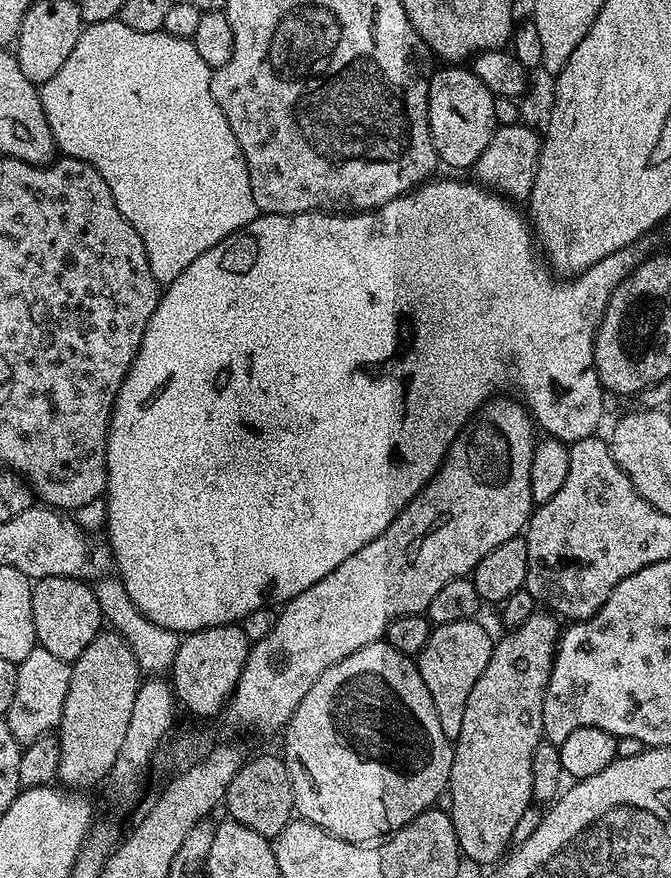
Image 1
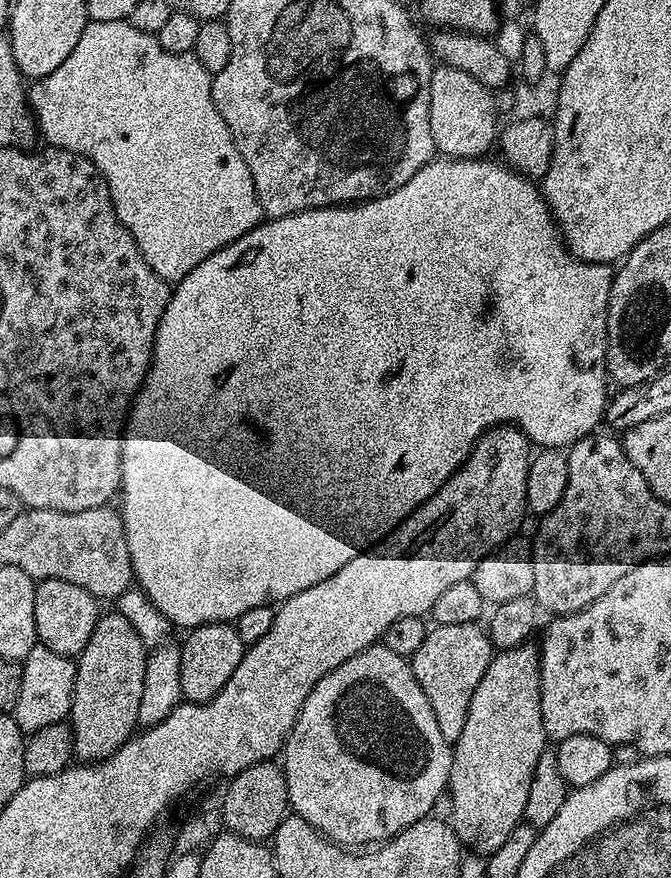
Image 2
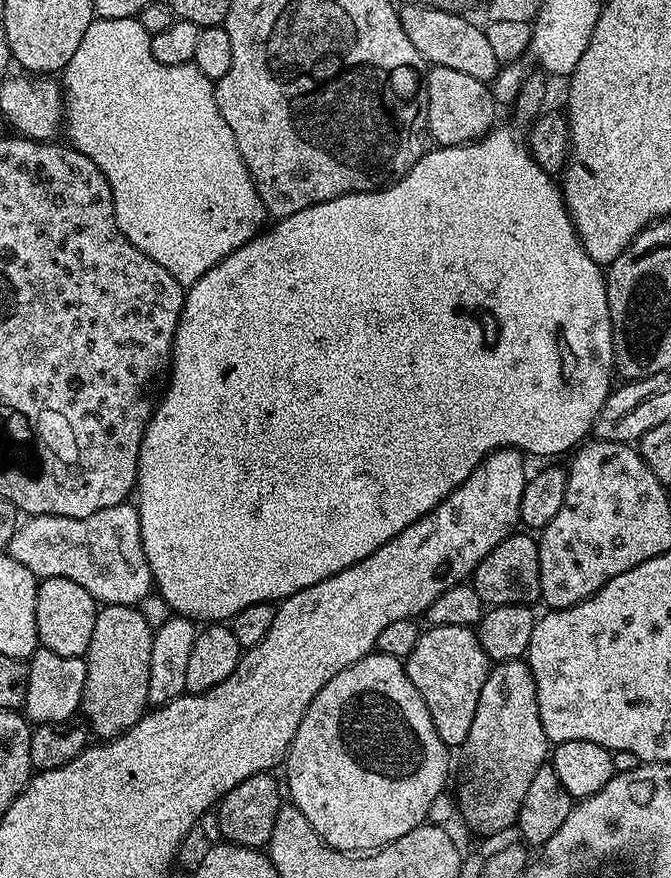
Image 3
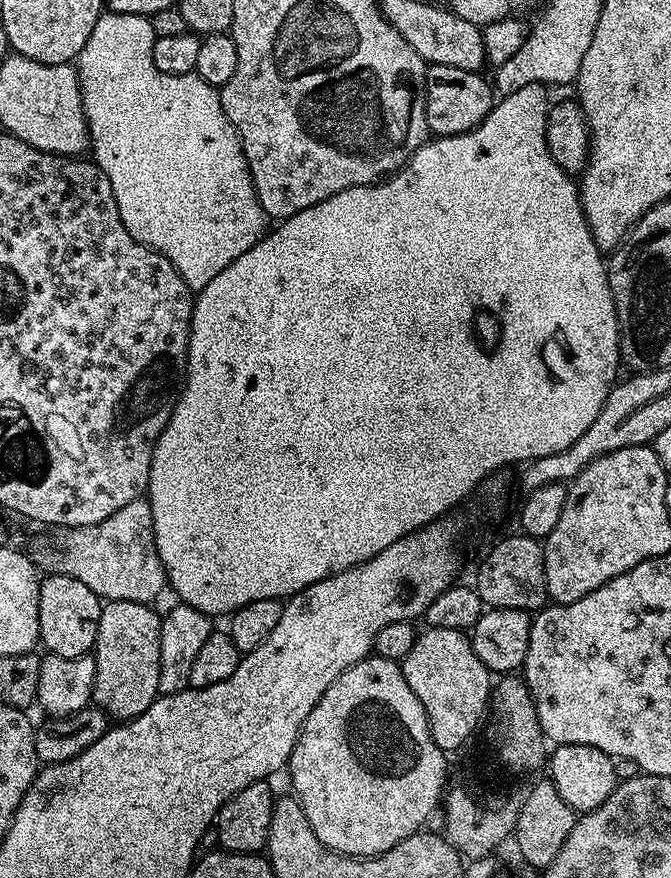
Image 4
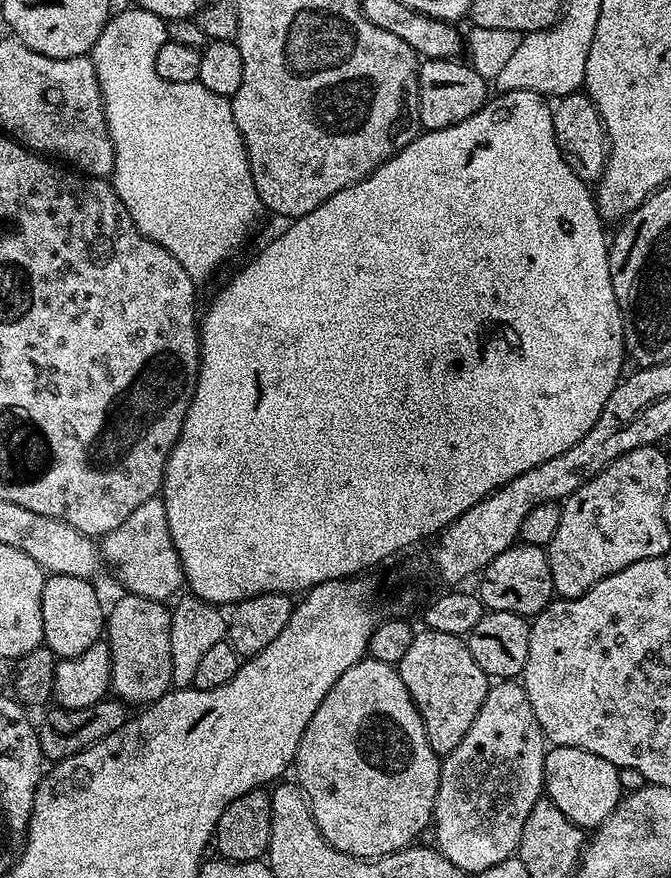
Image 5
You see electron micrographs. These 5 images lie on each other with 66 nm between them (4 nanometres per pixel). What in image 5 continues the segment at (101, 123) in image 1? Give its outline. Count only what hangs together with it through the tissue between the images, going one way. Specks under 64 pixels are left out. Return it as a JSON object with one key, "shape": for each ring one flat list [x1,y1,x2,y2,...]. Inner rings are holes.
{"shape":[[139,6,118,12,109,15,90,53,116,155,110,183,143,236,174,254,192,280,203,282,251,234,262,213,242,134,238,122,234,122,232,102,229,97,214,94,214,90,206,90,199,80,166,82,166,78,158,78,154,58,168,40,166,21]]}

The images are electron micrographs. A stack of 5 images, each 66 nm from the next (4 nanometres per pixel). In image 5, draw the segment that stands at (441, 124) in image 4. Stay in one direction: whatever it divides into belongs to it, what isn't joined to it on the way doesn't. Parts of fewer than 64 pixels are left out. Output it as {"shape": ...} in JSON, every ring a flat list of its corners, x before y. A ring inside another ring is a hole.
{"shape":[[453,58,450,60,425,59,420,65,418,74,418,114,420,115,421,129,433,132,442,130,446,126,454,126,470,114,474,114,490,99,489,81,479,76,468,62]]}

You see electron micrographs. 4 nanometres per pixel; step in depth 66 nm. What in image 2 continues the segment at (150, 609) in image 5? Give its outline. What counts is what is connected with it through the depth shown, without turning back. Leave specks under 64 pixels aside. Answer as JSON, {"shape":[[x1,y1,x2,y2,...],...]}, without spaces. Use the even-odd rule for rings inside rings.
{"shape":[[109,610,105,616,103,613,97,619,94,634,90,634,90,642,86,642,86,646,74,660,76,677,72,691,70,723,72,726,72,750,77,761,108,760,126,741,132,739,140,724,138,705,142,699,142,681,146,679,148,654,149,649,144,647,142,638,138,638,134,626,130,626,130,622,126,622,126,618,122,618,120,612]]}

